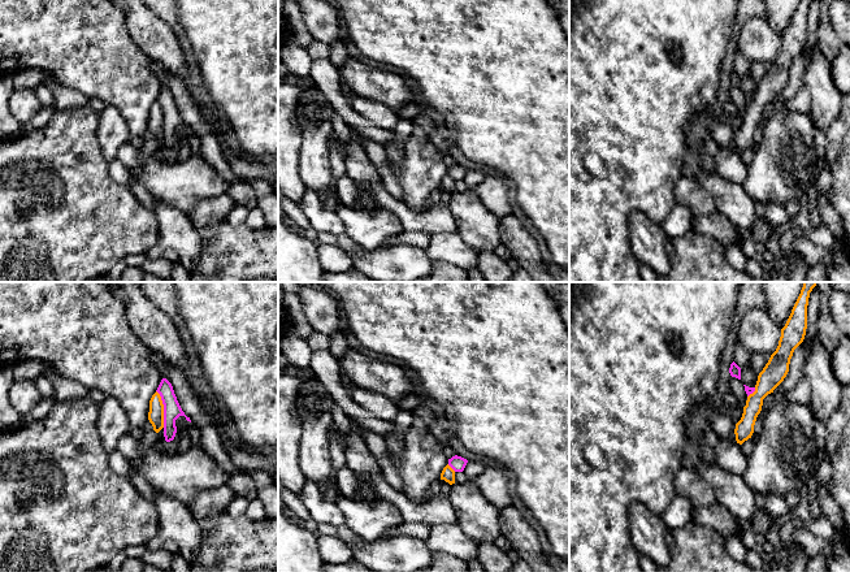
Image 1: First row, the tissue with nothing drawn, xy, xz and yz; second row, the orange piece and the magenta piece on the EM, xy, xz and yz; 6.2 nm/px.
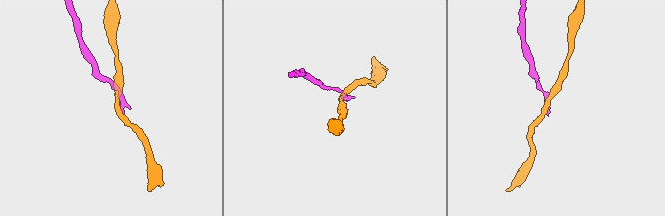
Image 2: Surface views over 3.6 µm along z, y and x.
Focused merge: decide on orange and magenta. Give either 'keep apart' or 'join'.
keep apart

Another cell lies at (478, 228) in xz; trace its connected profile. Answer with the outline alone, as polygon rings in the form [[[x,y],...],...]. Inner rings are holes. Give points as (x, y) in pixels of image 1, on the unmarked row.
[[[473,188],[450,195],[450,211],[457,225],[457,234],[477,252],[493,252],[502,246],[499,217],[491,213]]]

